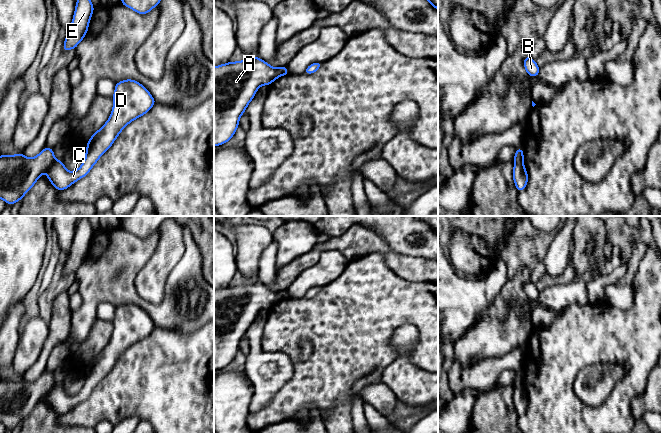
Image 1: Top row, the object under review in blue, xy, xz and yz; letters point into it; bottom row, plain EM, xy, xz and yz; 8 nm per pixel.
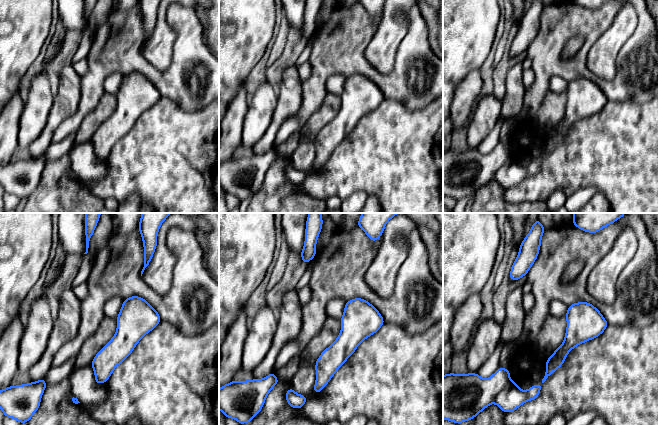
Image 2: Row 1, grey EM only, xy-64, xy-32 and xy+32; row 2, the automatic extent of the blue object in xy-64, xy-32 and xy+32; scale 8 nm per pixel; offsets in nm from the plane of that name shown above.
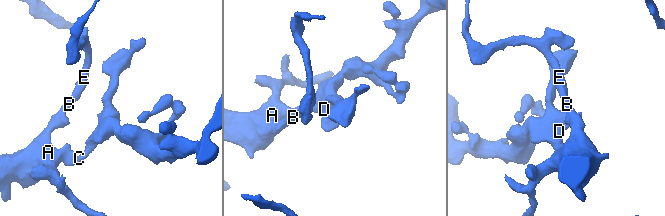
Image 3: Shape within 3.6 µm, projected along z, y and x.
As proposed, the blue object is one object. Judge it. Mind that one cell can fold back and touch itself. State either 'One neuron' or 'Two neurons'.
Two neurons

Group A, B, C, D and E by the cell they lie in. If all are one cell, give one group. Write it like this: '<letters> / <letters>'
A B E / C D

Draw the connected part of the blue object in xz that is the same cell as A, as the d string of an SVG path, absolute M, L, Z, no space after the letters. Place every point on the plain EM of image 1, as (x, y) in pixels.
M259 281L228 286L214 291L214 370L228 366L239 350L239 344L258 312L270 309L278 302L277 292Z

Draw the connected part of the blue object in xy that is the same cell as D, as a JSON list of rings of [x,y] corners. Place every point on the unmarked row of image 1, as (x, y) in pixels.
[[[132,303],[116,307],[112,323],[114,328],[111,339],[89,363],[82,389],[76,395],[70,396],[62,384],[56,384],[47,394],[47,402],[57,414],[65,414],[85,401],[121,355],[130,346],[146,338],[156,327],[150,316]]]

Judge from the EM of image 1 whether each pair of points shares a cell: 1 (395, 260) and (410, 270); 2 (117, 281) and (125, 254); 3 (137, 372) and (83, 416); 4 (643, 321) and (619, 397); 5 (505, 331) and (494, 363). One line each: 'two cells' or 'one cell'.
1: one cell
2: one cell
3: one cell
4: one cell
5: two cells

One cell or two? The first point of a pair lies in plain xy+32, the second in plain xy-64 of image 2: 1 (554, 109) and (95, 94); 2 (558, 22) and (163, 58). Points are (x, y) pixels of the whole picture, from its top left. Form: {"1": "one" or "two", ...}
{"1": "two", "2": "two"}

